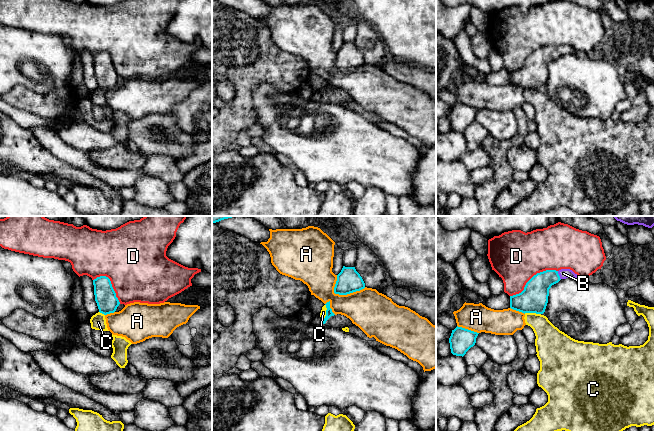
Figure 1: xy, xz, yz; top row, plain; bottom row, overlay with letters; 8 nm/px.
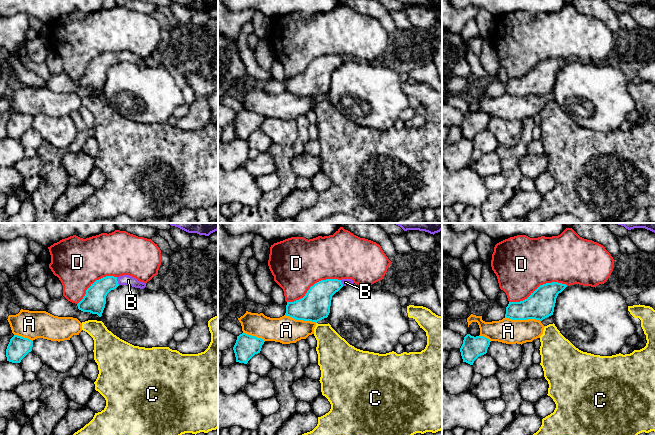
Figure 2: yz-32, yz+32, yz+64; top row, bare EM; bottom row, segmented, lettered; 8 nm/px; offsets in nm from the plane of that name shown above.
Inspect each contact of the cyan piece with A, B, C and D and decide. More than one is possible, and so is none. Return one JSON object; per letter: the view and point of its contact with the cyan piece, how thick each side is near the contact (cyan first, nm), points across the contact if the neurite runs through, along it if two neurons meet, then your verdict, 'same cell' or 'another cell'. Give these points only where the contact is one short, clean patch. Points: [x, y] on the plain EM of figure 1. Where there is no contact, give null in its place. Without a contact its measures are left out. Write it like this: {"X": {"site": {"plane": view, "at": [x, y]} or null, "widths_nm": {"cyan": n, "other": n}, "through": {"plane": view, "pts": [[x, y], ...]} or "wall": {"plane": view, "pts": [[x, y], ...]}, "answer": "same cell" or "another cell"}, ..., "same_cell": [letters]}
{"A": {"site": {"plane": "xz", "at": [349, 69]}, "widths_nm": {"cyan": 190, "other": 340}, "answer": "another cell"}, "B": {"site": {"plane": "yz", "at": [558, 51]}, "widths_nm": {"cyan": 200, "other": 80}, "through": {"plane": "yz", "pts": [[535, 71], [553, 52], [558, 51], [563, 49]]}, "answer": "same cell"}, "C": {"site": {"plane": "xz", "at": [326, 89]}, "widths_nm": {"cyan": 60, "other": 50}, "wall": {"plane": "xz", "pts": [[325, 80], [326, 87], [322, 98]]}, "answer": "another cell"}, "D": {"site": {"plane": "yz", "at": [532, 53]}, "widths_nm": {"cyan": 220, "other": 420}, "answer": "another cell"}, "same_cell": ["B"]}

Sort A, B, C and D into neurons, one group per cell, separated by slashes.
A / B / C / D

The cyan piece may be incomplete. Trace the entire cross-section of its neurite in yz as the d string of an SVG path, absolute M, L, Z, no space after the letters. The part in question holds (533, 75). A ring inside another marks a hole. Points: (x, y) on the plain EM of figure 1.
M570 45L546 46L537 49L526 59L521 69L510 72L510 84L524 90L543 90L548 79L549 65L566 54L580 53Z

